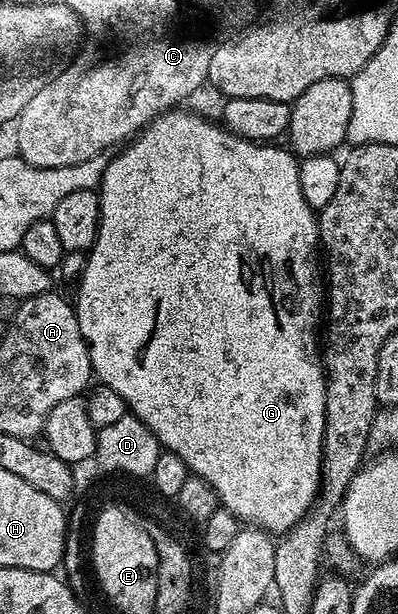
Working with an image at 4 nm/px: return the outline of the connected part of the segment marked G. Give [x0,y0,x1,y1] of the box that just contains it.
[76,107,325,535]

